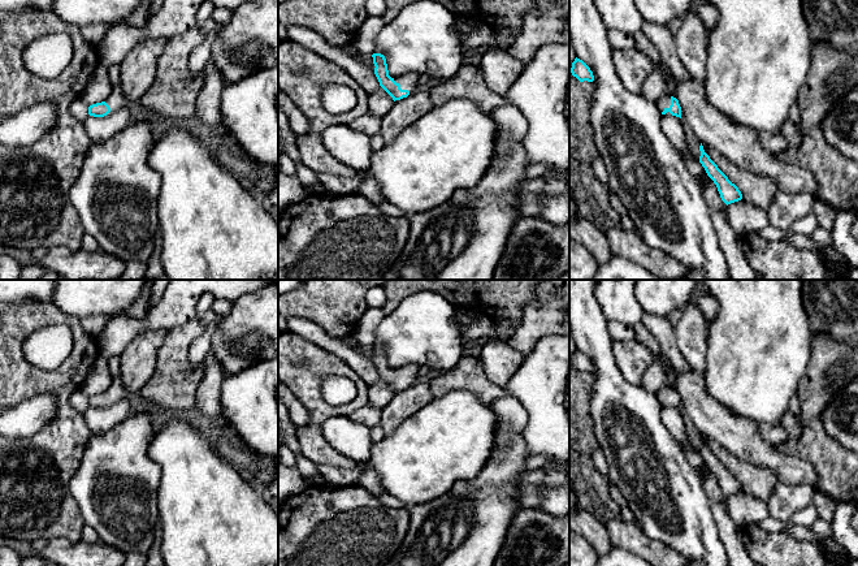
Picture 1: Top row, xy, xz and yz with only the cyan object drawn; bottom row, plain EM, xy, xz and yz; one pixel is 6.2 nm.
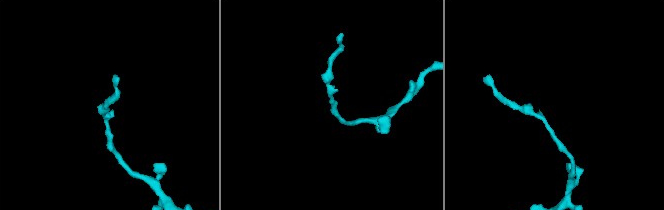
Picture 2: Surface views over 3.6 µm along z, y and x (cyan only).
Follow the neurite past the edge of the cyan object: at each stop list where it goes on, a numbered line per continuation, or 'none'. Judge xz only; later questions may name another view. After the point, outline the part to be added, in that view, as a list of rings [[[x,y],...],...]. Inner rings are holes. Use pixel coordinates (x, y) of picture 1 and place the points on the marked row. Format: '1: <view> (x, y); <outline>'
1: xz (408, 81); [[[408,73],[408,74],[394,78],[394,81],[400,85],[402,90],[408,90],[410,94],[413,94],[419,86],[417,85],[419,77],[420,74],[417,73]]]

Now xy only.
1: xy (117, 100); [[[113,65],[108,68],[108,74],[109,74],[110,82],[113,83],[113,90],[110,95],[105,99],[105,103],[110,108],[110,112],[107,116],[118,112],[120,109],[125,108],[129,103],[120,83],[121,65]]]

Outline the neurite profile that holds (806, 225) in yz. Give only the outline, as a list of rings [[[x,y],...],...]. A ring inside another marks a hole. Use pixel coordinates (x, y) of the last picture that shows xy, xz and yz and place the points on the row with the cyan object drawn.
[[[812,212],[797,220],[790,230],[796,234],[811,237],[812,233],[819,228],[819,222]]]

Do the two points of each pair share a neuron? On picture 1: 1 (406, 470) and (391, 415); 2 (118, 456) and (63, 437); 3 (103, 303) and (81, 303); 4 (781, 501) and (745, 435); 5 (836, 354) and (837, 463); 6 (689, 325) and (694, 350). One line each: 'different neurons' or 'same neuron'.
1: different neurons
2: different neurons
3: same neuron
4: different neurons
5: same neuron
6: same neuron

